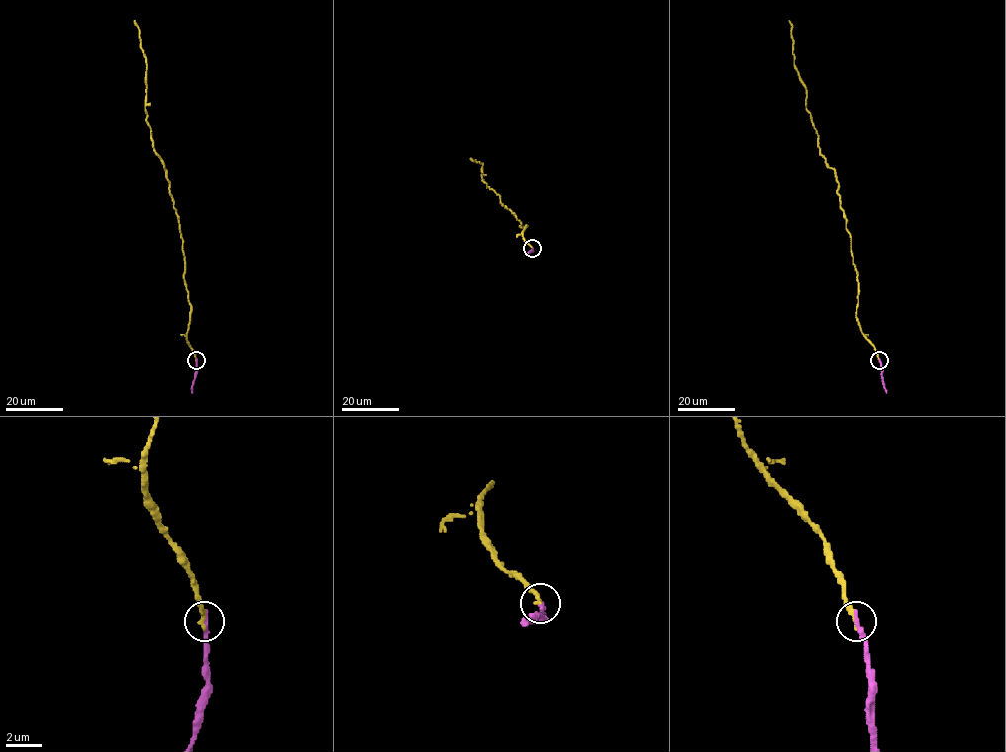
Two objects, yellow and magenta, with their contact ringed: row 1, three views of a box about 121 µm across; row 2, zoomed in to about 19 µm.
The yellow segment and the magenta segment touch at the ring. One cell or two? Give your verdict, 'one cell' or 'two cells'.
one cell

